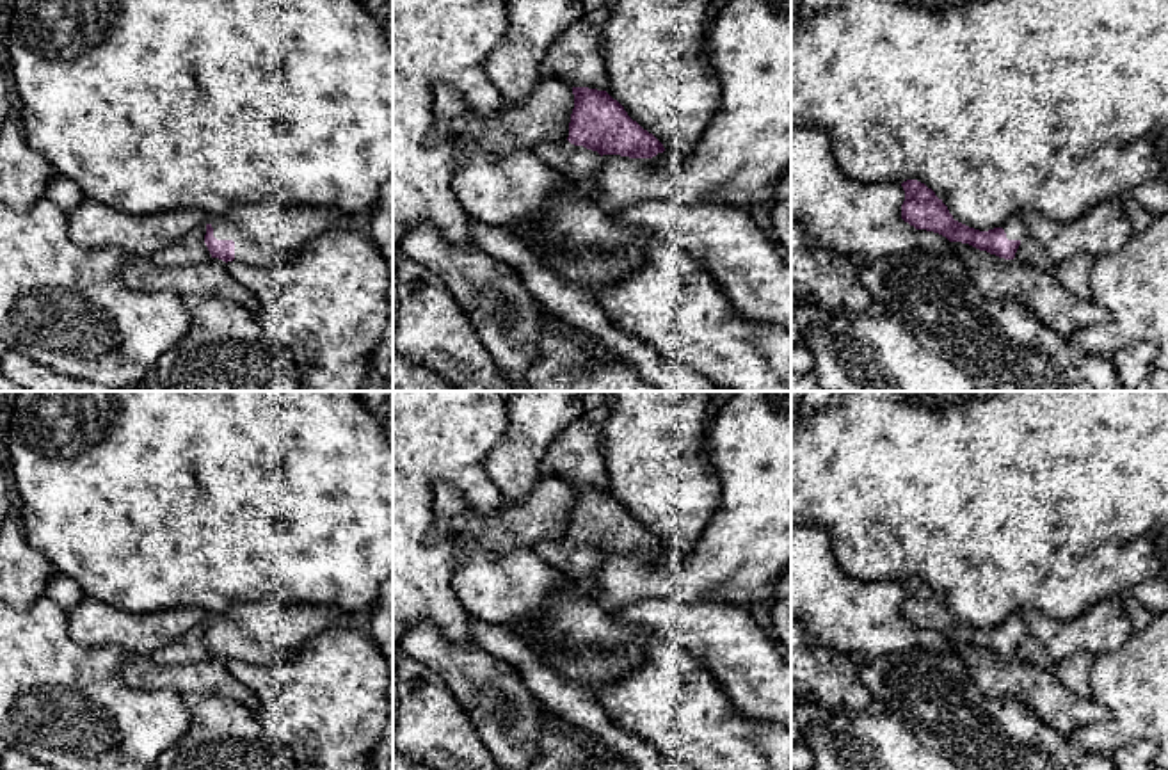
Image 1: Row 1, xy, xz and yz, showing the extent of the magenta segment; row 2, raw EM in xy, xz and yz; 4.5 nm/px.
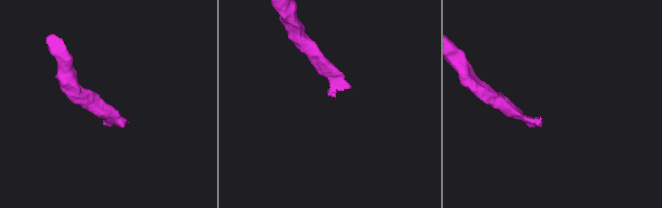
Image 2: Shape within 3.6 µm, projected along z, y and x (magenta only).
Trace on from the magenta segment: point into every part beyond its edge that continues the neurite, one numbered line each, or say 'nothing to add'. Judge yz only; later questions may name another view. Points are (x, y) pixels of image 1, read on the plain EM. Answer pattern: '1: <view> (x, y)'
1: yz (1014, 625)

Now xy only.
1: xy (269, 632)

